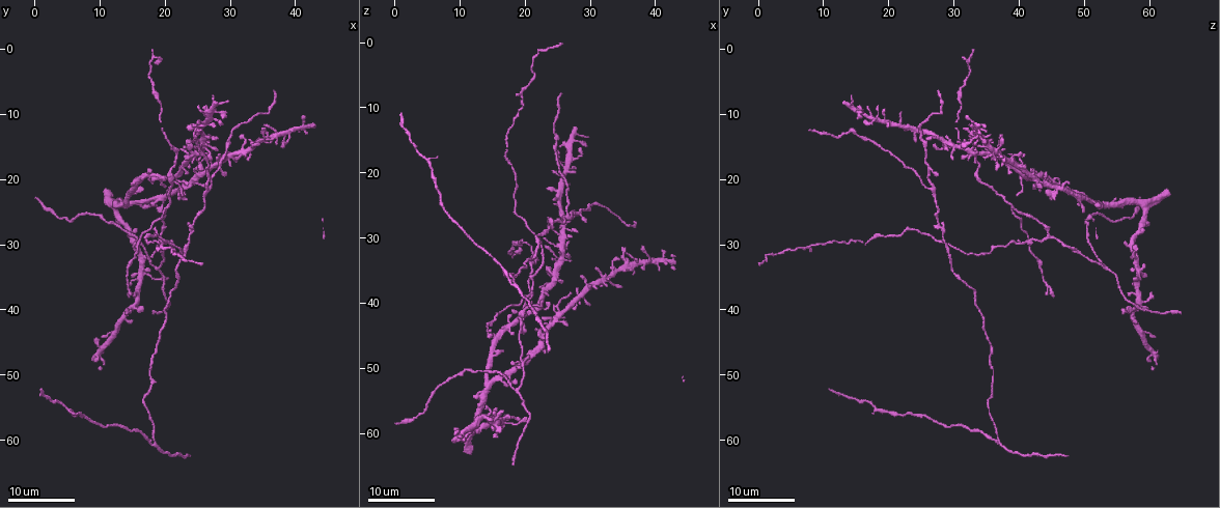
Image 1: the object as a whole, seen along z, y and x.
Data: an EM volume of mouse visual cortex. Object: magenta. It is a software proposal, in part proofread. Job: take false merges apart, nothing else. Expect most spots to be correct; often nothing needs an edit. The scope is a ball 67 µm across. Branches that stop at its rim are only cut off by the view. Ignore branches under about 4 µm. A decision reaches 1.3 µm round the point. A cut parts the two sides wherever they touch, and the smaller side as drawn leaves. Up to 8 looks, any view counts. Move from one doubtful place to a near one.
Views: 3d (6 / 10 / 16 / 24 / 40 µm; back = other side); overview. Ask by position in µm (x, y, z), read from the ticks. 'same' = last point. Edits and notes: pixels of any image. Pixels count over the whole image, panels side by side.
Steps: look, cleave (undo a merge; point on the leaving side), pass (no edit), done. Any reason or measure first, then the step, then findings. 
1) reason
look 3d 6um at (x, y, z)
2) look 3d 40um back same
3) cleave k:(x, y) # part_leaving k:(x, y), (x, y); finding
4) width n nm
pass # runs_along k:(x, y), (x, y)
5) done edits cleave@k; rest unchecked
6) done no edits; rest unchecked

arms part here
look 3d 24um at (18.5, 33.5, 53.0)

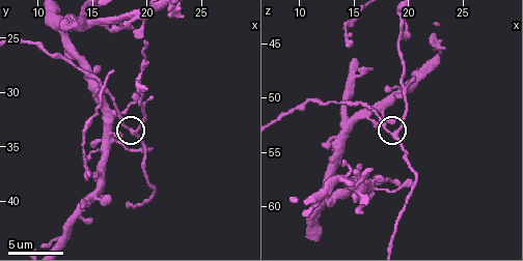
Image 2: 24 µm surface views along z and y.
look 3d 6um at (18.4, 33.2, 53.2)

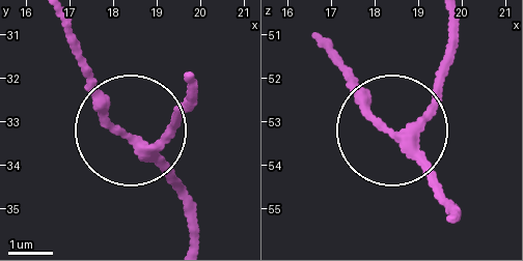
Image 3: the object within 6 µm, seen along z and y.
look 3d 6um back at (18.55, 33.50, 53.30)

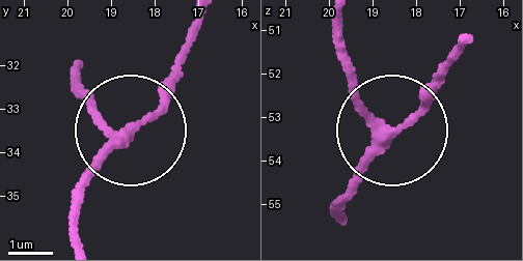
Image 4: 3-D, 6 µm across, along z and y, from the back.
pass # runs_along 4:(80, 68), (102, 120), (128, 136), (83, 195); all the same neuron

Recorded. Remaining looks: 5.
looks like a crossing
look 3d 24um at (28.0, 13.5, 26.0)

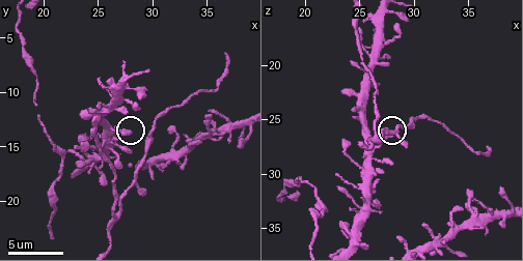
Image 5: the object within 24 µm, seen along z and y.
look 3d 10um same

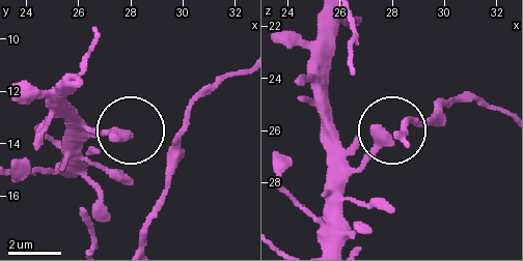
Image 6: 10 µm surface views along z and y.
width 240 nm
pass # runs_along 6:(383, 147), (385, 141), (338, 187); all the same neuron

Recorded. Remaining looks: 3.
arms part here
look 3d 6um at (26.4, 21.4, 26.4)

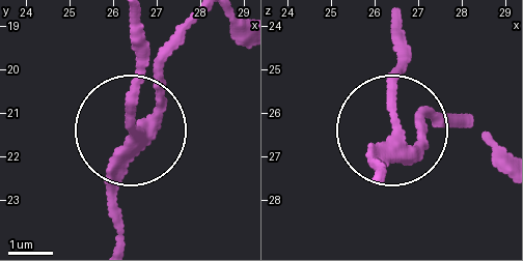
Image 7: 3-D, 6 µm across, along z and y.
other side
look 3d 6um back at (26.50, 21.50, 26.35)

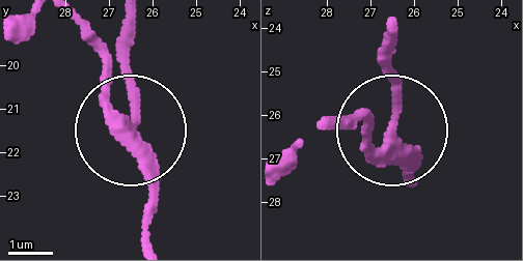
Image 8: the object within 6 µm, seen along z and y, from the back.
width 270 nm
pass # continuous, no second neuron

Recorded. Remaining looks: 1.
done no edits; rest unchecked

